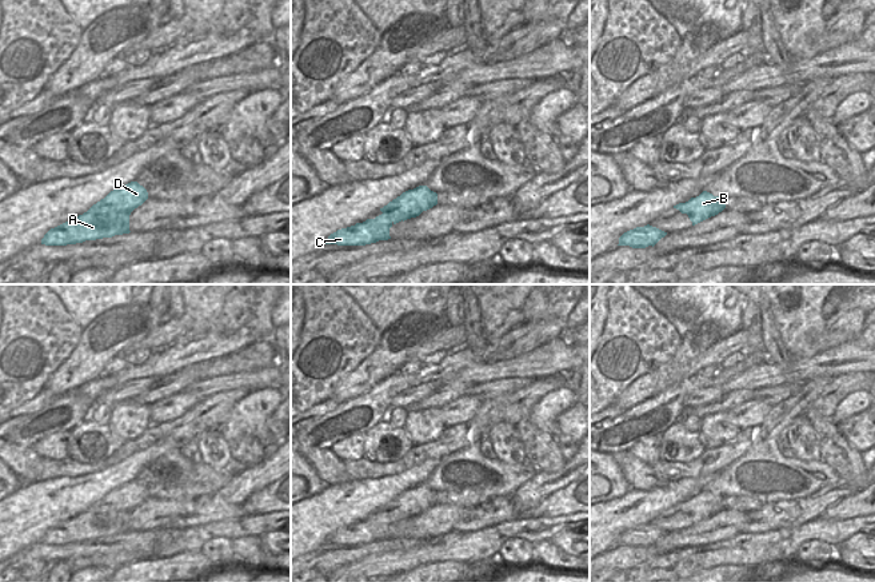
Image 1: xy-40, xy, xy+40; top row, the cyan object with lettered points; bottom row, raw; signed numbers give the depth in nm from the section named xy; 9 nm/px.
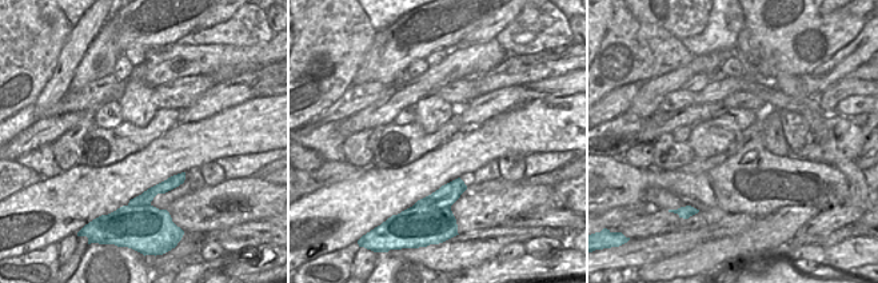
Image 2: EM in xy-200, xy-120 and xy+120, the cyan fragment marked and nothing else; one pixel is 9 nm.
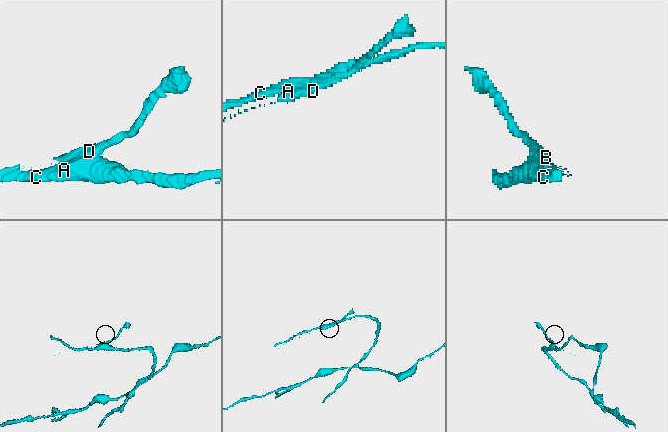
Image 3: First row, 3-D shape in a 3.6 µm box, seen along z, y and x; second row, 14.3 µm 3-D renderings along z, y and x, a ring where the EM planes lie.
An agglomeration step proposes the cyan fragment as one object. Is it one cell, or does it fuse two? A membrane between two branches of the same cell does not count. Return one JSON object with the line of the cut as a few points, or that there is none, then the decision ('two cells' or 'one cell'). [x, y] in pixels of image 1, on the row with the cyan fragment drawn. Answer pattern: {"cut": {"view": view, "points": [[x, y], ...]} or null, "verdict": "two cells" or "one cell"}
{"cut": {"view": "xy", "points": [[423, 208], [400, 218], [383, 214]]}, "verdict": "two cells"}

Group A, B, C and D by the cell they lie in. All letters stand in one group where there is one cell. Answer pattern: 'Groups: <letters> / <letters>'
Groups: A C / B D.

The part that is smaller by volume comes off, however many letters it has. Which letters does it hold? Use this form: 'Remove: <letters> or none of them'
Remove: B, D

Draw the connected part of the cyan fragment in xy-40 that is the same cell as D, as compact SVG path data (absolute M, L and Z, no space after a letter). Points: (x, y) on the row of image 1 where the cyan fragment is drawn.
M131 182L111 191L104 199L93 204L84 214L97 214L100 211L112 211L123 207L125 212L132 212L148 199L147 190L137 182Z

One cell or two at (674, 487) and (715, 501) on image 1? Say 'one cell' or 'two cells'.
two cells

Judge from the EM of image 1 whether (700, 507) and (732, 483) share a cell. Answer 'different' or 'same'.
different

